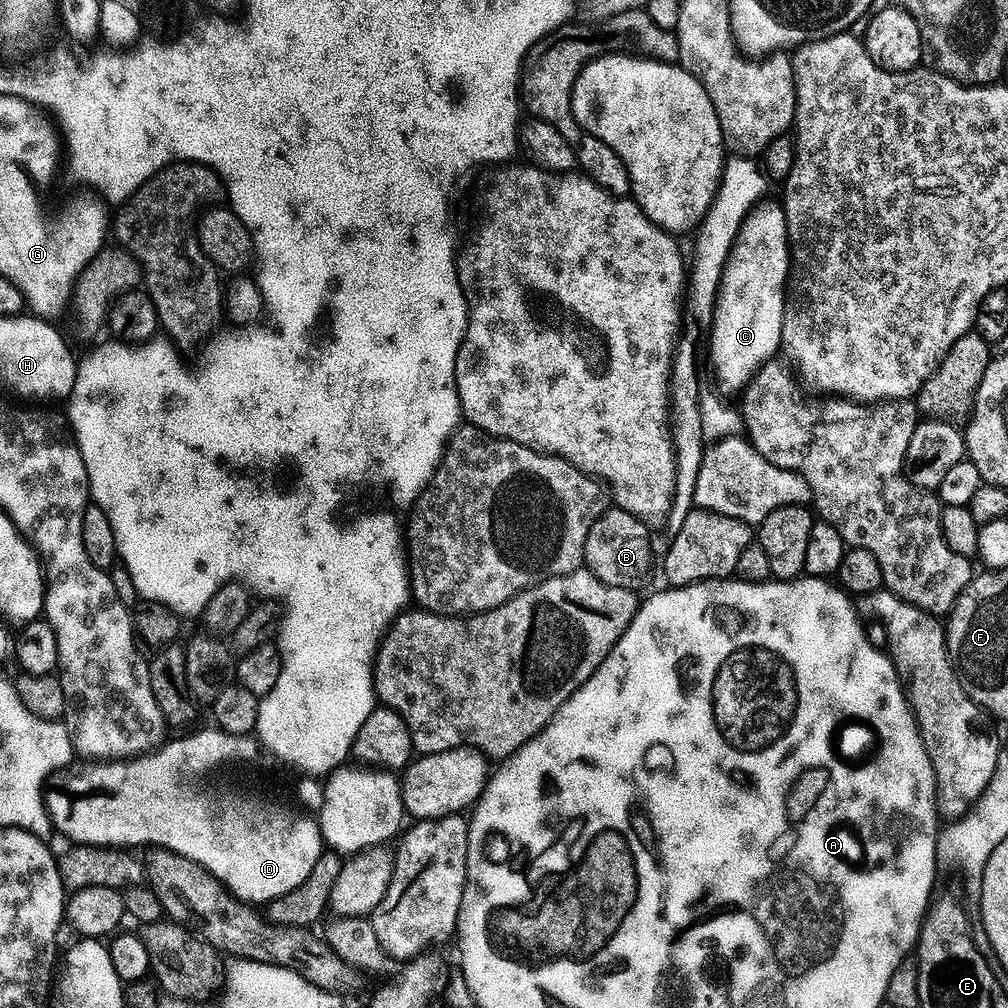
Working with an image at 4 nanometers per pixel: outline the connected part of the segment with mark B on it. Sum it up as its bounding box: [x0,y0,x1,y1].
[584,511,652,592]

